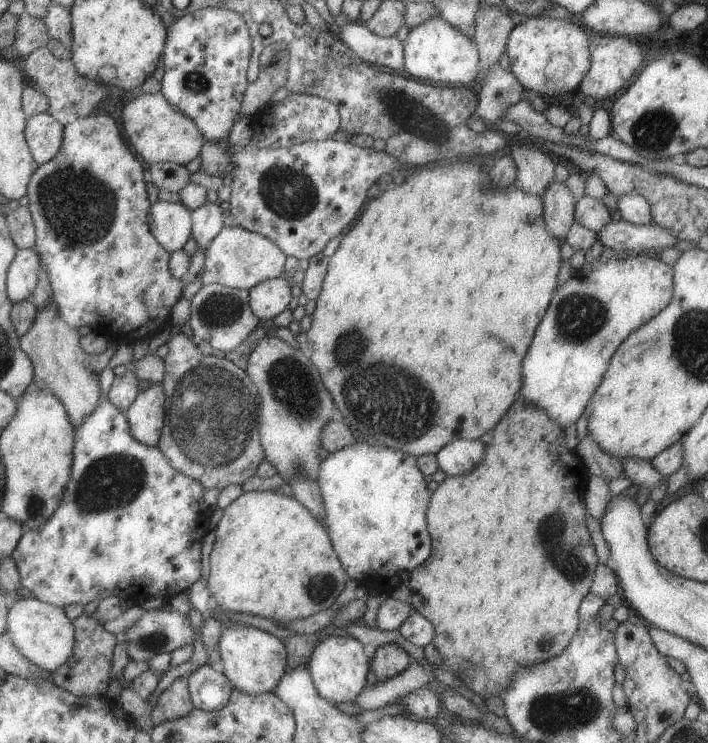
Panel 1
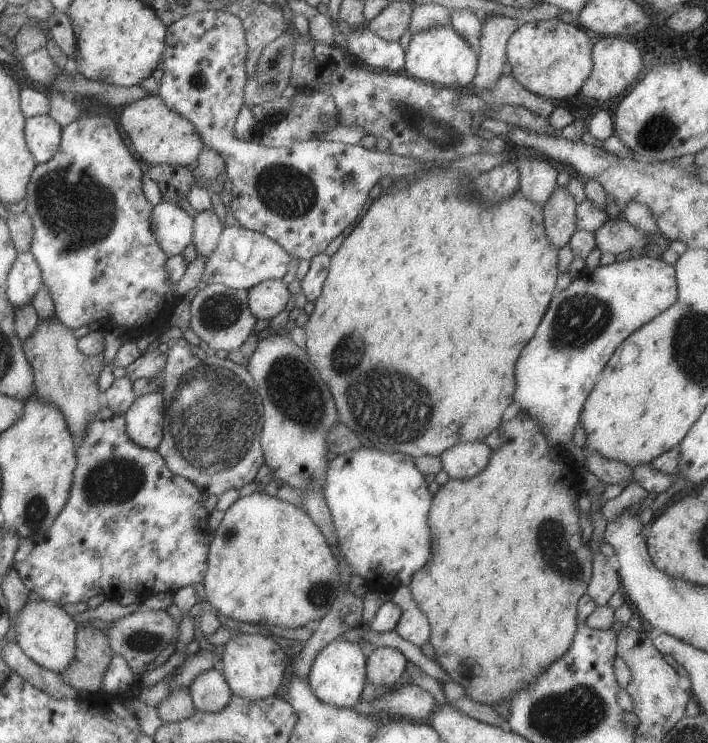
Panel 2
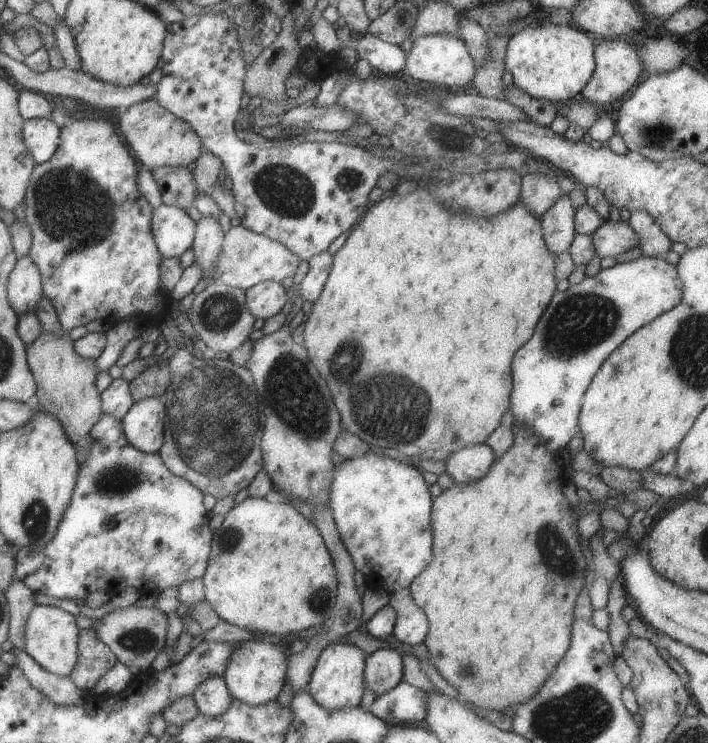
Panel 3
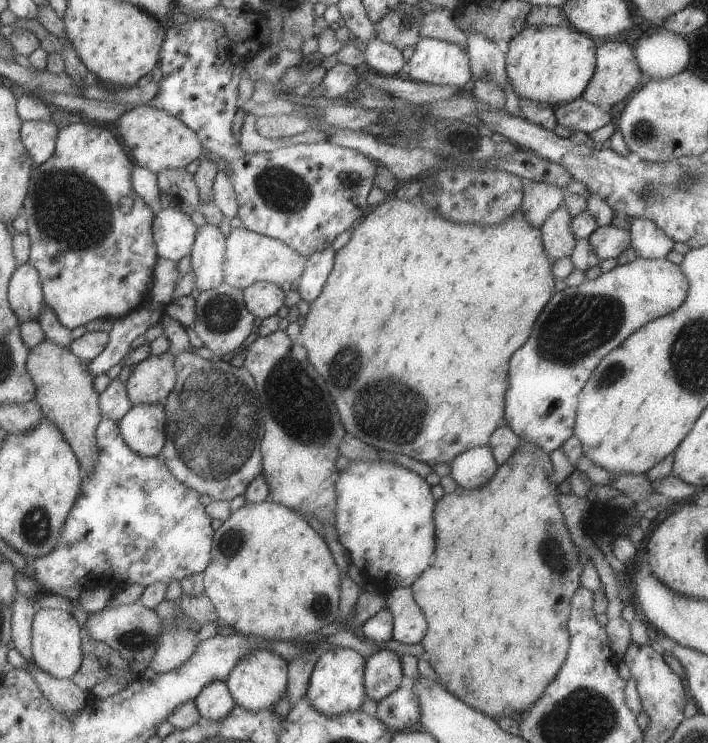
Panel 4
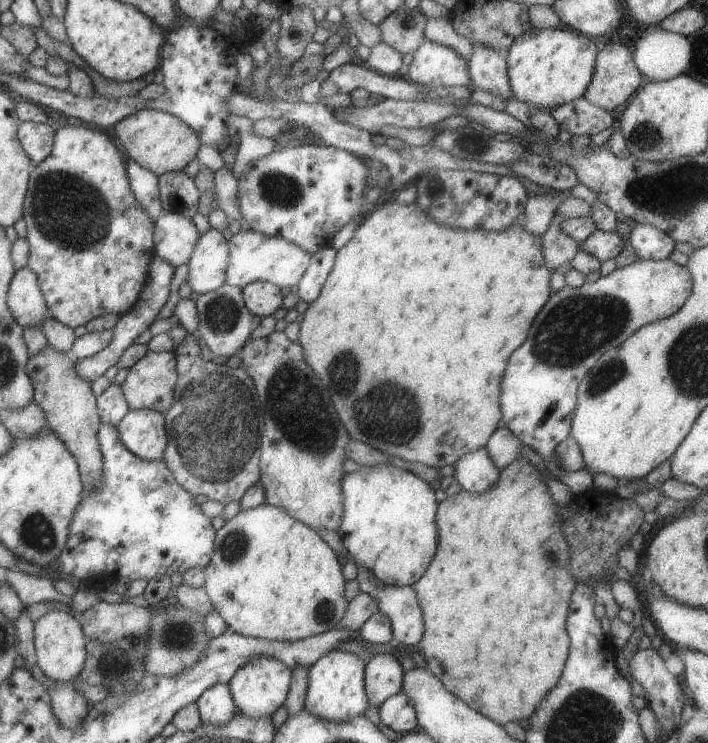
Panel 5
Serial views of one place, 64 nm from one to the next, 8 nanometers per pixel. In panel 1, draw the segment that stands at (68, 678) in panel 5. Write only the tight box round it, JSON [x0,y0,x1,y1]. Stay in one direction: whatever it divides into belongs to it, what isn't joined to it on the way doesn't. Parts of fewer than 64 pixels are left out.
[5,598,74,671]

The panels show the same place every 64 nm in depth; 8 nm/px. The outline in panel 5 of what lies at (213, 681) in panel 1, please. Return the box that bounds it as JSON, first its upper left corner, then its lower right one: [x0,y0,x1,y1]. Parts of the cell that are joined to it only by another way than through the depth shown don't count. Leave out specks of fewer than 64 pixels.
[195,683,236,726]

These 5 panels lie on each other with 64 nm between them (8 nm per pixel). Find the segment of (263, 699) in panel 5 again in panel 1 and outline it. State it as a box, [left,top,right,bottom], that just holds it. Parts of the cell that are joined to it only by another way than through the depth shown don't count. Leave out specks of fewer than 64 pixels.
[217,624,286,694]

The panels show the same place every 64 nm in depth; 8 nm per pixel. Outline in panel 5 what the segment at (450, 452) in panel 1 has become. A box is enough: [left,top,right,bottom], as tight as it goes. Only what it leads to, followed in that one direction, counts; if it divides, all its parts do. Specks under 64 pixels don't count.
[453,447,499,492]

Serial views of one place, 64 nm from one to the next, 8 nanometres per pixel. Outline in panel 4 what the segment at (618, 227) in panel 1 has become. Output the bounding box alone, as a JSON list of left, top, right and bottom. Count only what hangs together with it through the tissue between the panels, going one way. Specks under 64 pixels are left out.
[586,225,630,261]

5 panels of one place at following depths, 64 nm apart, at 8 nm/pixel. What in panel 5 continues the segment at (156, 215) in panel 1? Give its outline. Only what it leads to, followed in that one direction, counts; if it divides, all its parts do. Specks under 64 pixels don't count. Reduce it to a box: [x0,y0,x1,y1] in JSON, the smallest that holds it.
[153,212,199,267]

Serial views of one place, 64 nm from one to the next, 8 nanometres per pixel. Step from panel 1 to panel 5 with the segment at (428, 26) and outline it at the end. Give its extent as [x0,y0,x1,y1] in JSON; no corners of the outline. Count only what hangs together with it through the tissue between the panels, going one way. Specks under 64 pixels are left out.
[406,40,470,88]

